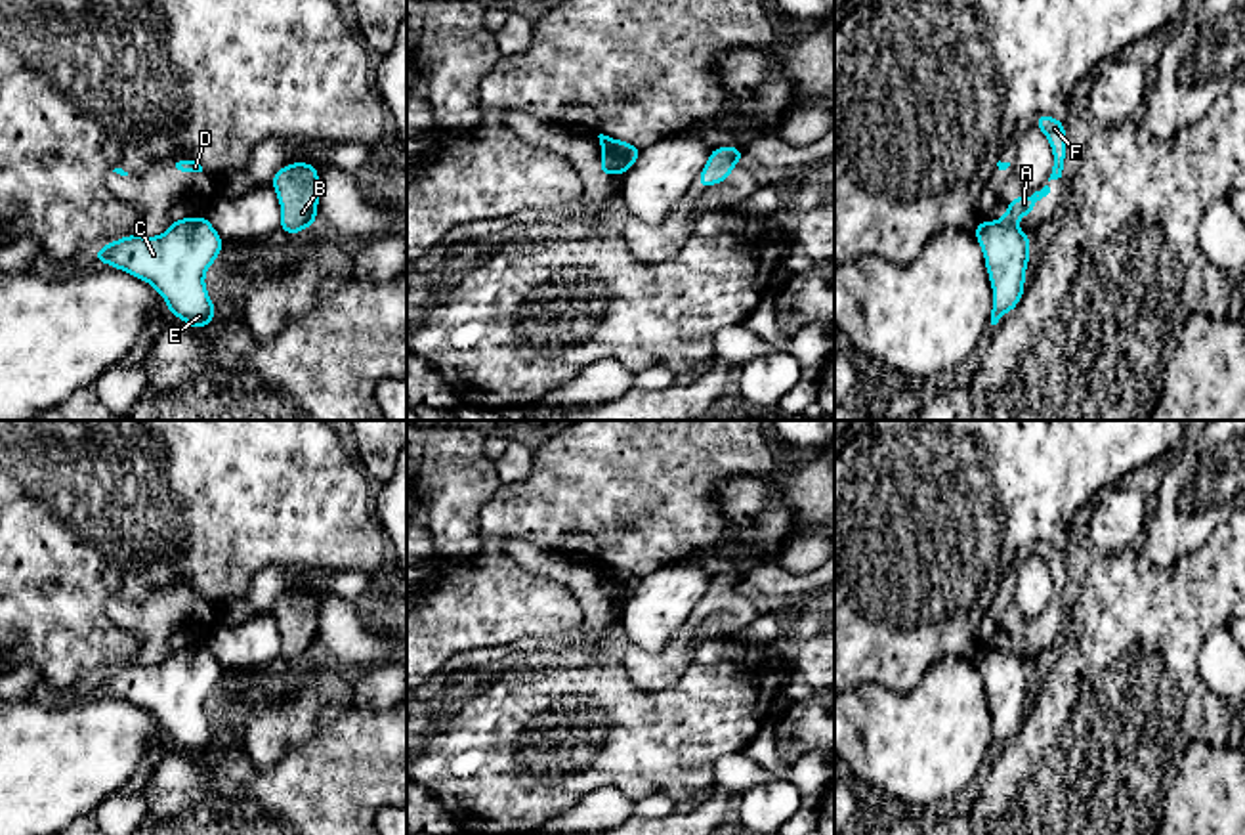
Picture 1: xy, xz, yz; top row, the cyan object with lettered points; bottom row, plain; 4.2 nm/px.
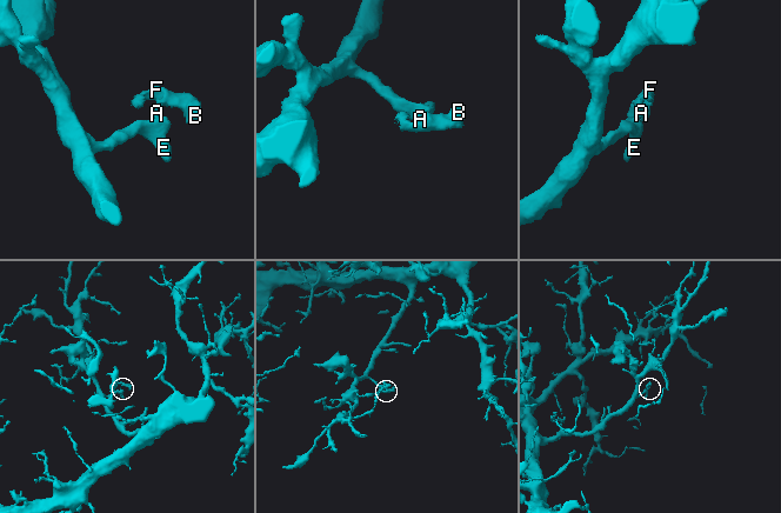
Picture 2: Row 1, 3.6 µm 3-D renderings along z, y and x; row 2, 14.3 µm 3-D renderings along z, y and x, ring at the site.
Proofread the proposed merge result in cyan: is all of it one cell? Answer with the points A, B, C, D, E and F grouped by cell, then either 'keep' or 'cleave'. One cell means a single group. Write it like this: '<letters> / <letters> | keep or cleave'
A B D F / C E | cleave

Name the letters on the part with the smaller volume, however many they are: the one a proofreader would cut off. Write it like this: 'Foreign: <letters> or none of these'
Foreign: A, B, D, F

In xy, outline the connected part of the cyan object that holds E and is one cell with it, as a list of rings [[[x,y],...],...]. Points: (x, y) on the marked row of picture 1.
[[[204,214],[172,224],[158,237],[132,233],[99,246],[92,260],[109,264],[149,283],[166,300],[168,313],[193,329],[206,329],[218,308],[204,285],[206,269],[223,239]]]

